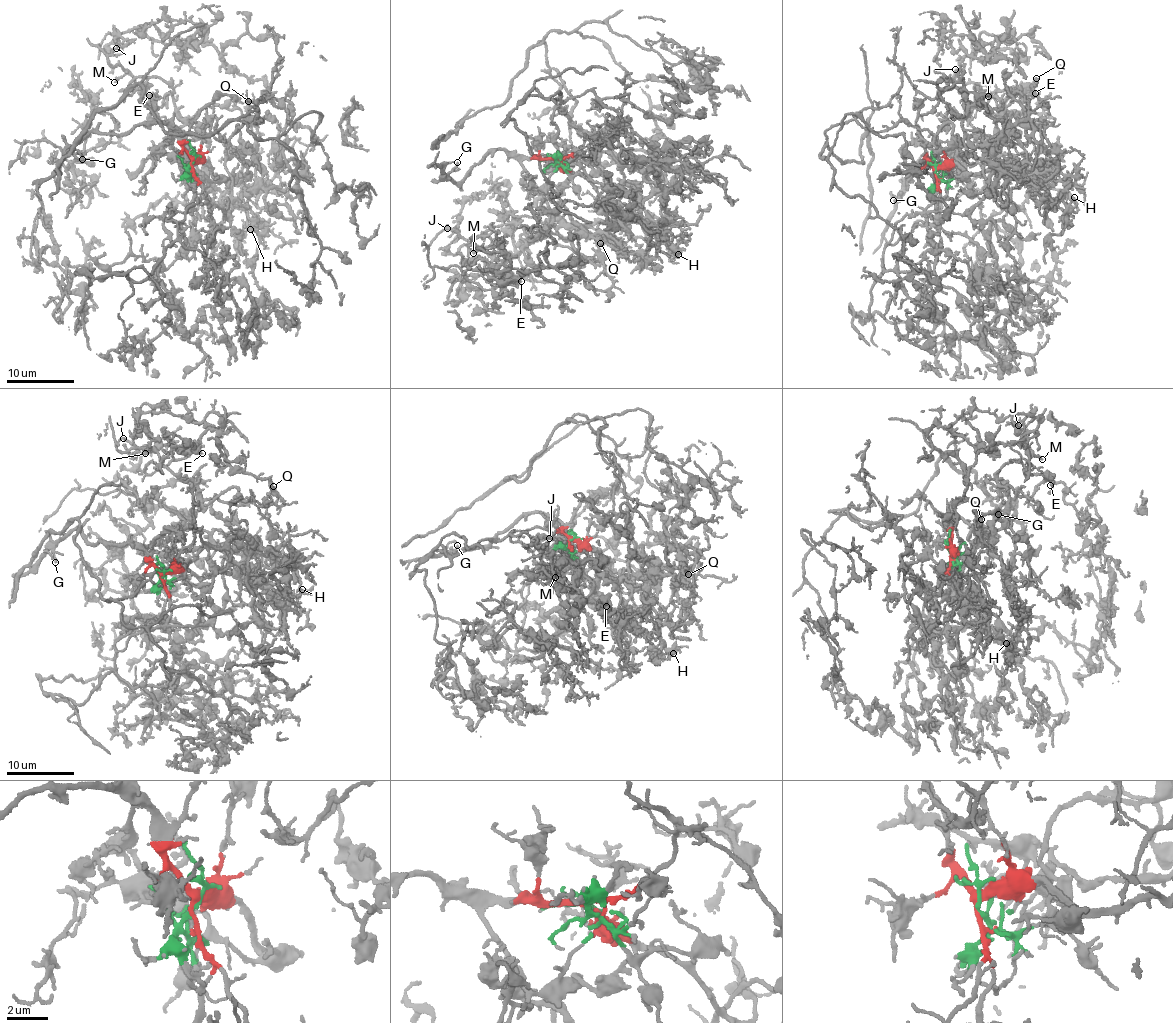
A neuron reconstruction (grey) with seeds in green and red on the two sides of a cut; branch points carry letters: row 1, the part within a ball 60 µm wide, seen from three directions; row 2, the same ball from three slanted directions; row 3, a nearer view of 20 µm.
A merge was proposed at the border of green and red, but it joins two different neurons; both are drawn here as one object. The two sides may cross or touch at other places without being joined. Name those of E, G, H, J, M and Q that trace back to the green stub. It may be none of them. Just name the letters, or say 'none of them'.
E, J, M, Q

